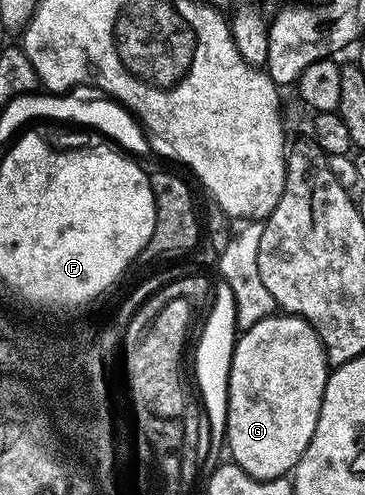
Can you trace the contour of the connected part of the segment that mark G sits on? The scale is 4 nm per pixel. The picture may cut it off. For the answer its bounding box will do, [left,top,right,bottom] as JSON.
[226,313,331,479]

